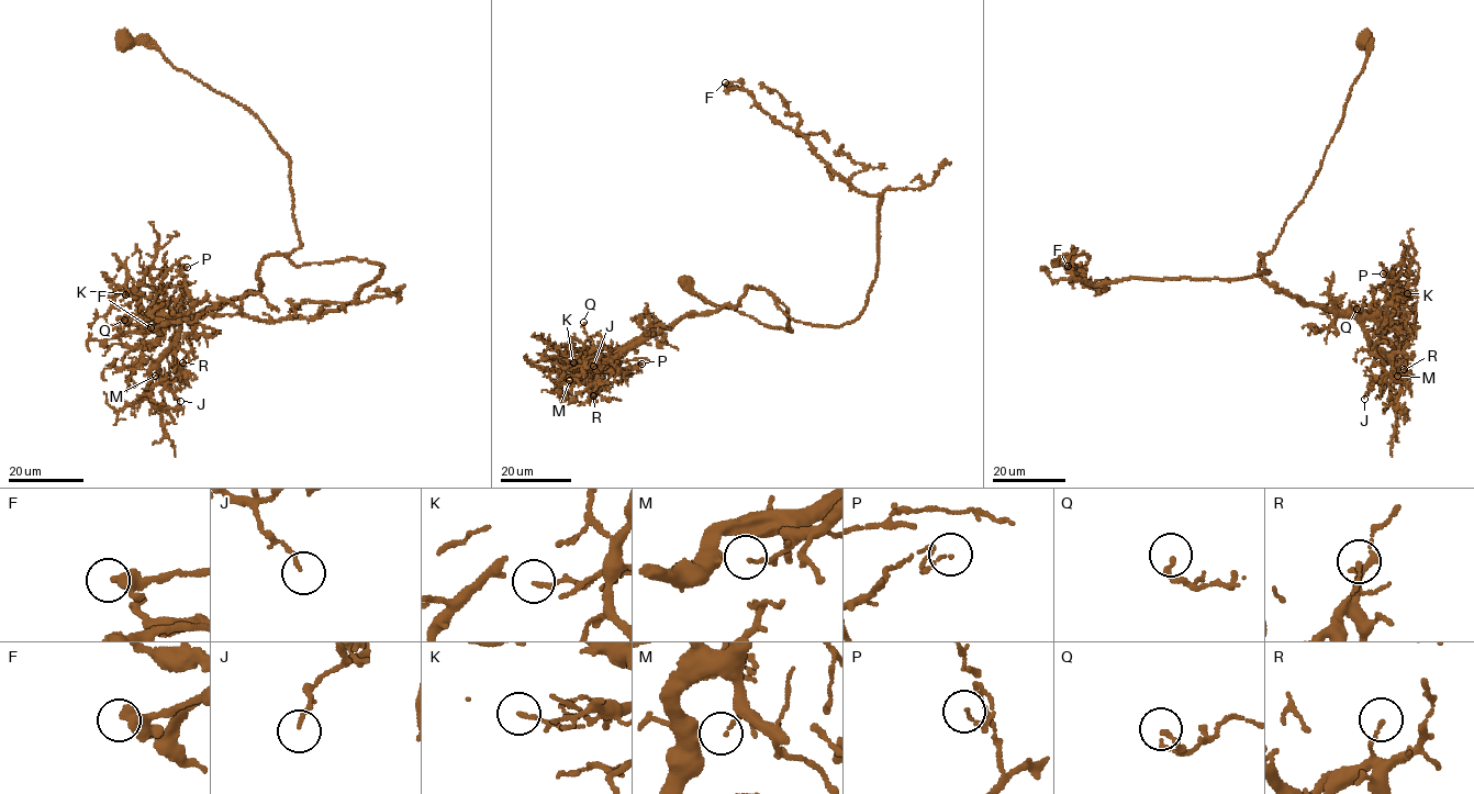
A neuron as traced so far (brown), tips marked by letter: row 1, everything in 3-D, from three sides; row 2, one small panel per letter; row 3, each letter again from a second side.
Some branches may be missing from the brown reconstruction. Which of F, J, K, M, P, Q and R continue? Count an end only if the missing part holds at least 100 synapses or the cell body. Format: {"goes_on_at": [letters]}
{"goes_on_at": []}

